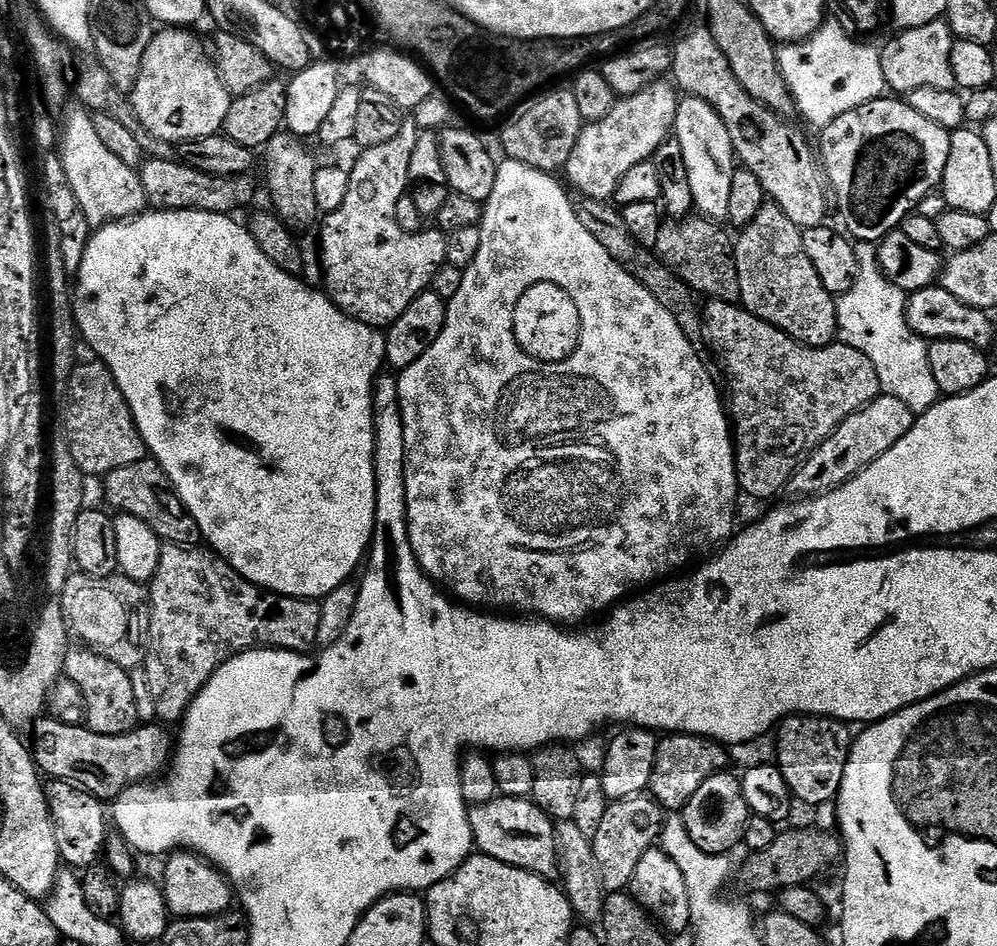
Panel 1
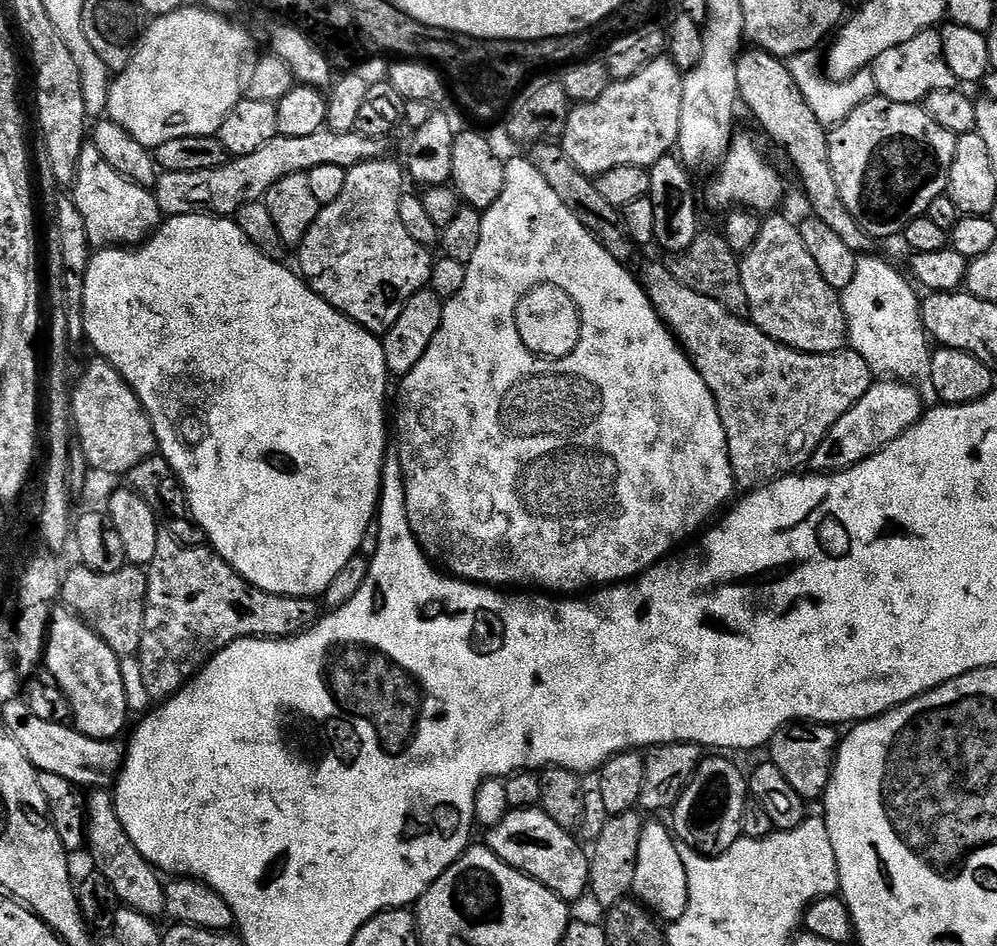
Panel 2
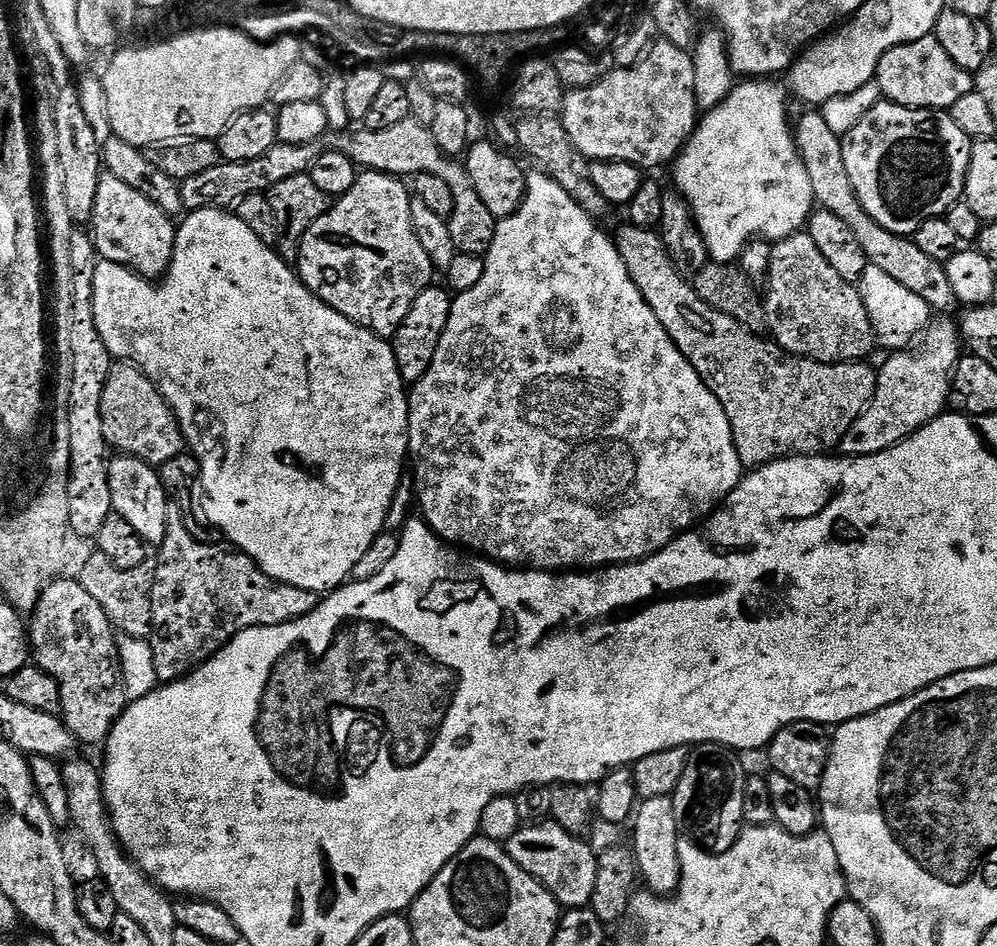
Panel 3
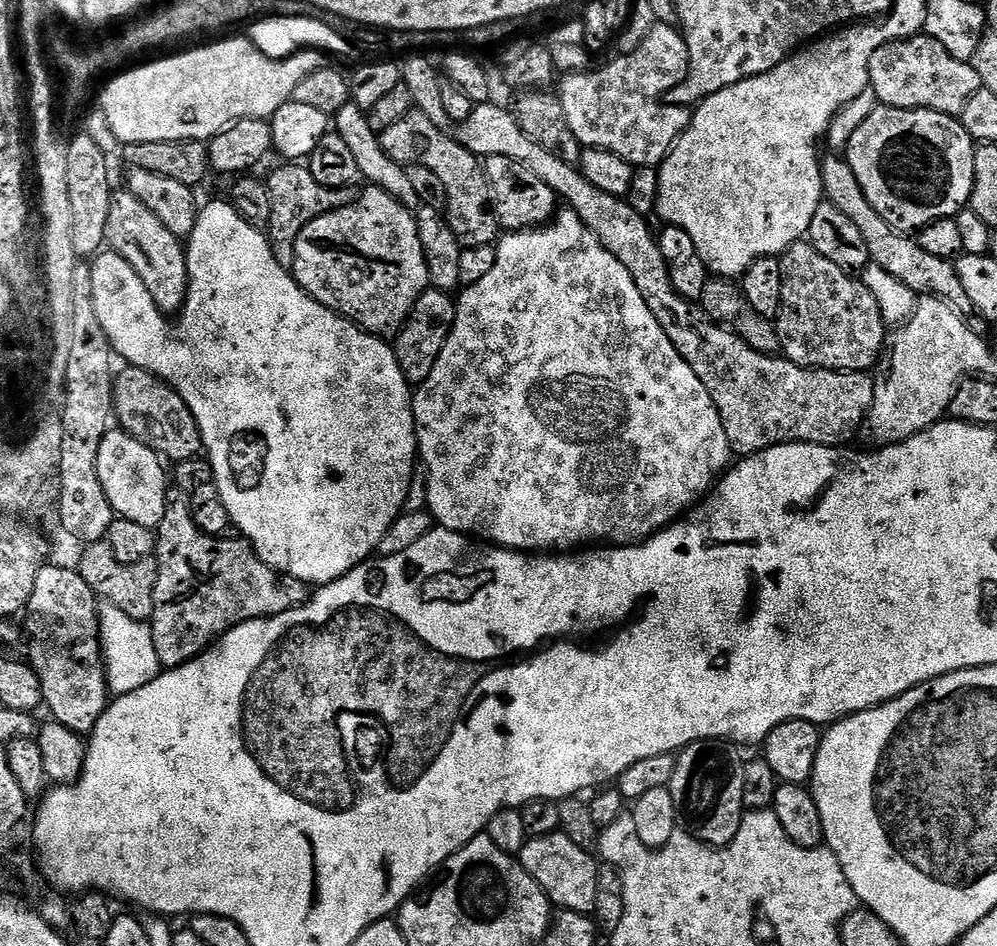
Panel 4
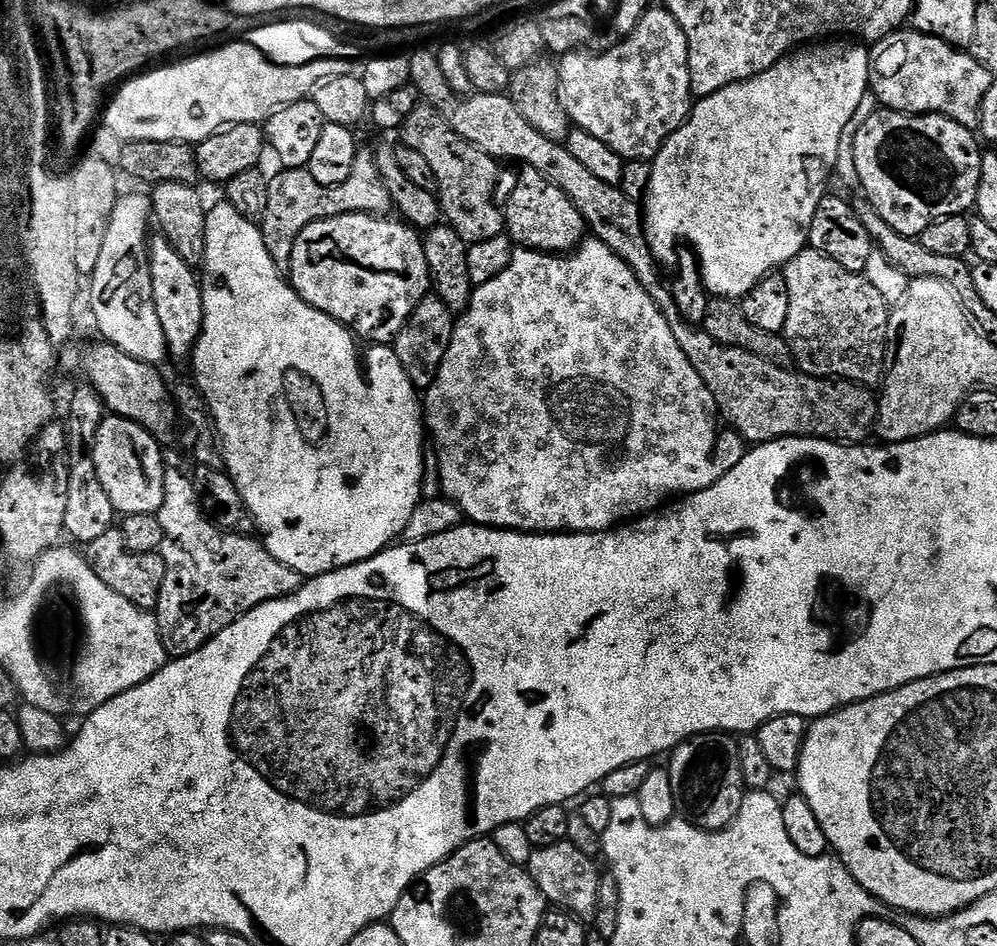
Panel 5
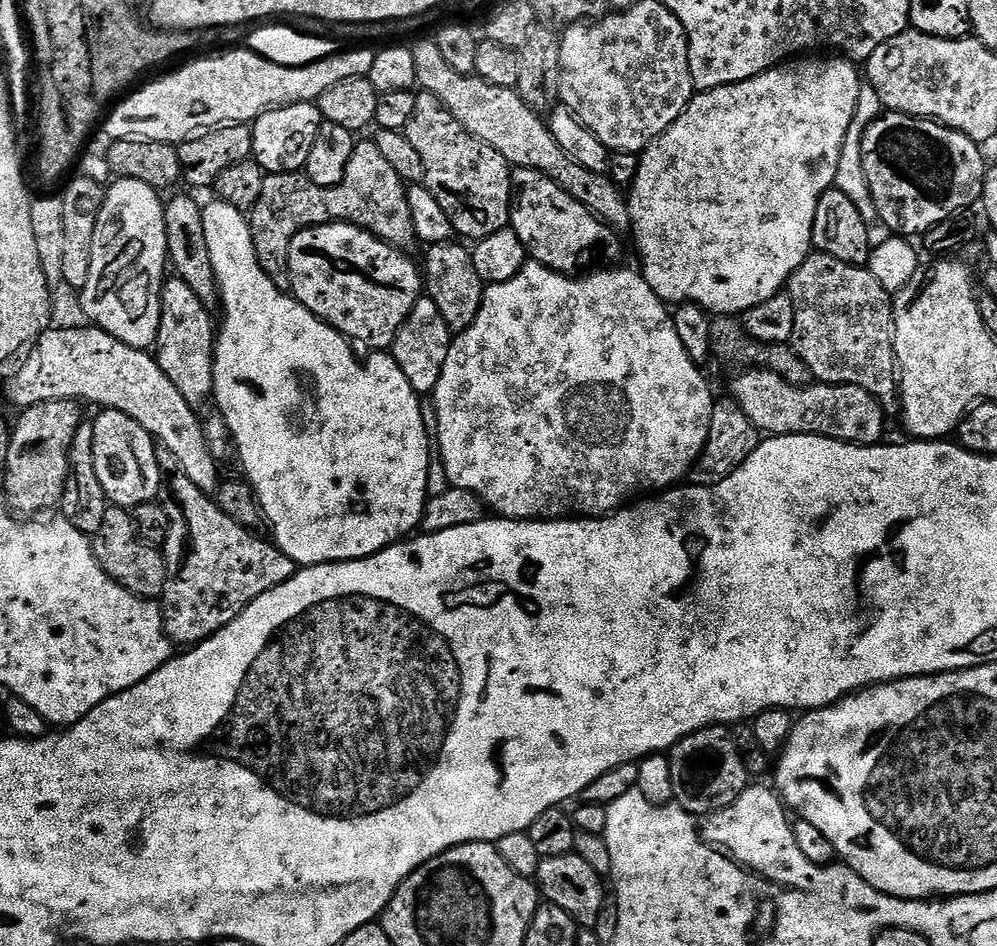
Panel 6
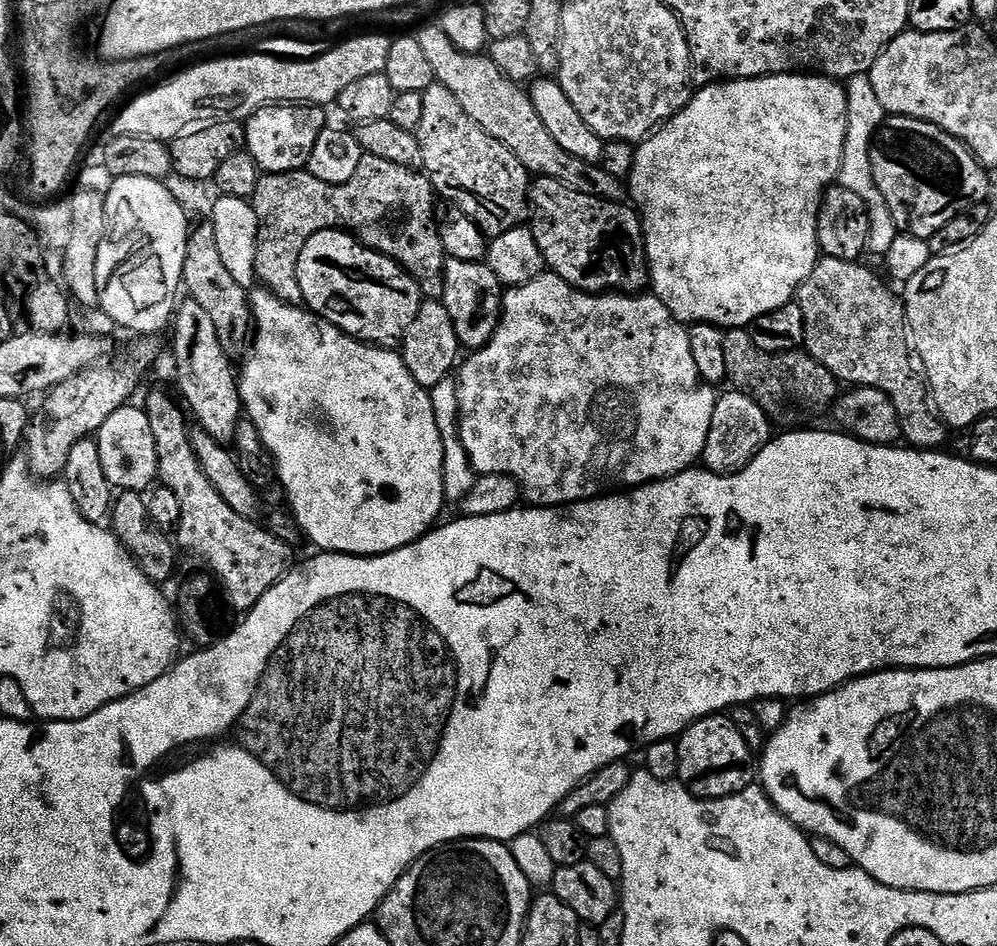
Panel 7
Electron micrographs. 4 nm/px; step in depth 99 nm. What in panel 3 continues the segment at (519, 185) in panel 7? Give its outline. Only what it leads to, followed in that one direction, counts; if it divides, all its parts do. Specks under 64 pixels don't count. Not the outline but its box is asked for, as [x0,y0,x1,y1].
[179,119,497,256]

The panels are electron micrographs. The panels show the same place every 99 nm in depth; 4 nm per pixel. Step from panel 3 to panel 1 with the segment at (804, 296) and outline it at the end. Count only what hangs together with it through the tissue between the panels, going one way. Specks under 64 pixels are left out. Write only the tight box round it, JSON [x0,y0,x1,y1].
[734,202,837,348]

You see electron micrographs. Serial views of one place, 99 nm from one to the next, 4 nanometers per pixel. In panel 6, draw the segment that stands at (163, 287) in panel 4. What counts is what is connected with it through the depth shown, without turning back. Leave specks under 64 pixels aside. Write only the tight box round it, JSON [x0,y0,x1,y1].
[154,278,218,406]

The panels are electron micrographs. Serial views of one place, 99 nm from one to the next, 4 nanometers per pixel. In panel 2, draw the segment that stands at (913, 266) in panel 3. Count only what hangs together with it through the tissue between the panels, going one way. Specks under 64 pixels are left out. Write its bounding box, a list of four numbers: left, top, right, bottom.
[736,46,874,254]

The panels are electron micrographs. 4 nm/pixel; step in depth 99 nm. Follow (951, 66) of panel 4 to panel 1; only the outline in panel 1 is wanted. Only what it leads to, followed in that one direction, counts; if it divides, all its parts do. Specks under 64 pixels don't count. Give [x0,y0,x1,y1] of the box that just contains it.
[880,18,956,94]

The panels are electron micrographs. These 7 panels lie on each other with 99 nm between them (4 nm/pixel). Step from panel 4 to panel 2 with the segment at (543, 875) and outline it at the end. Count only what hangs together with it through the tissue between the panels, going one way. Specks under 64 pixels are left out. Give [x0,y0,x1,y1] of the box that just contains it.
[486,808,590,902]

